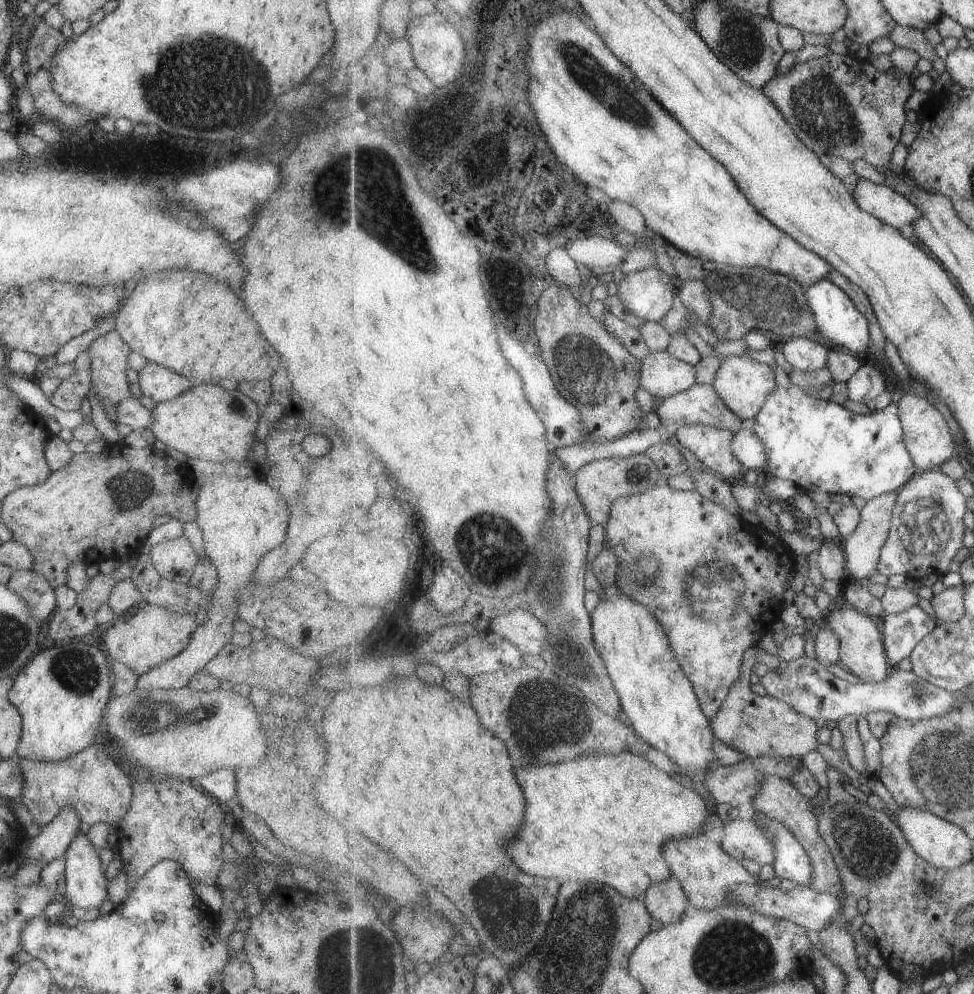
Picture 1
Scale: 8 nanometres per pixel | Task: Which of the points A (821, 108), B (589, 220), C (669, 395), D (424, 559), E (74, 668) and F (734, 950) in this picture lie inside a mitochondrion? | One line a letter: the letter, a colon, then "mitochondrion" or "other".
A: mitochondrion
B: other
C: other
D: other
E: mitochondrion
F: mitochondrion

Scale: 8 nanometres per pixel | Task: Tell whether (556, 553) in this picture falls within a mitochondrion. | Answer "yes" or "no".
yes

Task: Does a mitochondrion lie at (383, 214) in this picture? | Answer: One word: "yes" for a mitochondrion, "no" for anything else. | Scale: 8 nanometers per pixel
yes

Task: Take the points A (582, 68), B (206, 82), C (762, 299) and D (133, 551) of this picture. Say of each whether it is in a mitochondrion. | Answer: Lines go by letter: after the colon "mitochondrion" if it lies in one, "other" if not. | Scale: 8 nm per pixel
A: mitochondrion
B: mitochondrion
C: mitochondrion
D: other

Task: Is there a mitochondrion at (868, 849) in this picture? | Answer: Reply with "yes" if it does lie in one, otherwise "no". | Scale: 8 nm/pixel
yes

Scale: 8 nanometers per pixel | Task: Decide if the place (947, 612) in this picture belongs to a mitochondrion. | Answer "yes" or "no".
no

